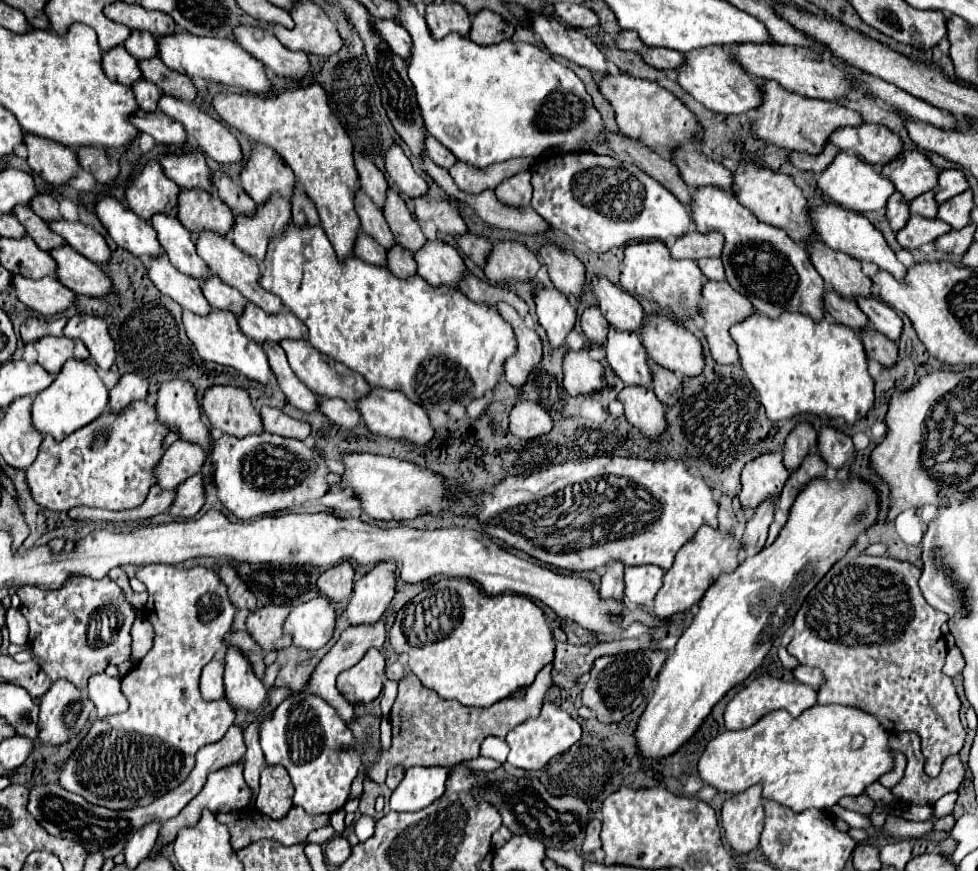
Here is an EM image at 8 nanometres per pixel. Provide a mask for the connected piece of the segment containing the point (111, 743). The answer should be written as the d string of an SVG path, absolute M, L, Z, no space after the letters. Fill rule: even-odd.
M149 564L137 572L137 578L147 586L149 592L149 602L143 612L149 616L149 622L155 628L155 642L149 654L141 658L139 664L135 664L135 668L123 678L121 688L129 698L129 710L117 716L95 720L87 736L59 770L59 784L65 790L83 796L91 804L111 810L131 810L145 806L151 804L157 796L177 788L193 770L197 750L205 744L221 740L237 718L237 710L227 700L207 702L199 692L201 670L211 662L215 652L225 646L225 636L235 616L227 588L221 584L217 572L205 566L193 566L187 570L165 564Z

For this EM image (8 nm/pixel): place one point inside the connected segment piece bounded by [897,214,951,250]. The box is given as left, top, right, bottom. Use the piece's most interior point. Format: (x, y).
(919, 230)

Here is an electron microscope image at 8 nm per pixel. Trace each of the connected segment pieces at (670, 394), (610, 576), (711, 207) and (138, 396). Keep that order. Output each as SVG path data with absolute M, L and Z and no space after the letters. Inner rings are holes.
M651 364L651 376L653 376L653 392L663 404L675 404L683 392L681 378L675 372L669 372L667 368L661 368L657 364Z
M621 560L607 564L607 572L603 574L601 586L599 586L599 592L603 598L605 596L607 598L623 598L623 588L625 588L623 568L625 568L625 564L621 564Z
M715 186L695 188L691 194L691 218L699 232L721 232L725 236L723 246L723 266L727 282L749 298L757 312L777 318L781 312L801 312L809 314L813 320L825 316L823 292L825 282L813 268L807 250L791 240L785 230L759 222L753 212L741 206L733 192L725 192Z
M127 372L121 376L121 380L115 384L115 388L109 394L109 406L113 412L119 412L125 408L125 404L133 400L145 400L147 396L147 380L143 376L137 376L135 372Z

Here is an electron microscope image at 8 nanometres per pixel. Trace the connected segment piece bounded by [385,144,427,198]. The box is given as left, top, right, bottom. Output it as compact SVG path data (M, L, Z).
M399 144L389 146L385 156L385 170L389 172L391 180L399 186L399 190L409 198L419 198L427 194L427 182L413 170L411 160L403 154Z

